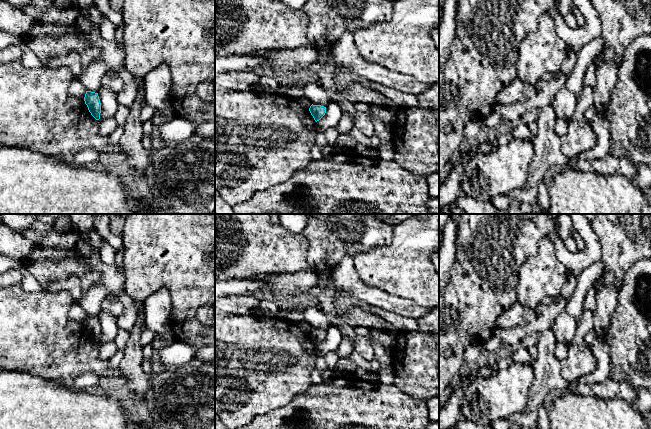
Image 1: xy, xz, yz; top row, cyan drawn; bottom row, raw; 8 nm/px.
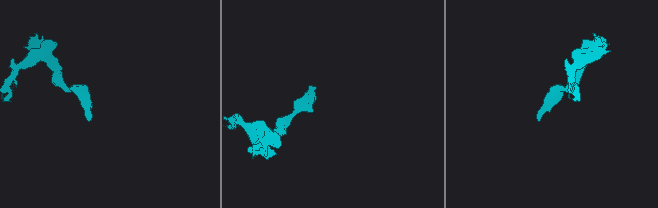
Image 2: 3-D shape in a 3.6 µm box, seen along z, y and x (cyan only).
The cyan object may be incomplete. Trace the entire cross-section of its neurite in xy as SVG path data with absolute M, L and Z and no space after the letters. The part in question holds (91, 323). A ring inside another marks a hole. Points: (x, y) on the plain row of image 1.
M86 315L85 321L84 321L85 328L88 331L89 336L91 339L96 343L100 343L100 337L101 337L101 327L98 320L98 317Z

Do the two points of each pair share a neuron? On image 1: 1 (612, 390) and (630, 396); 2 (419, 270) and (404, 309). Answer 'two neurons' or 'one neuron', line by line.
1: one neuron
2: two neurons

